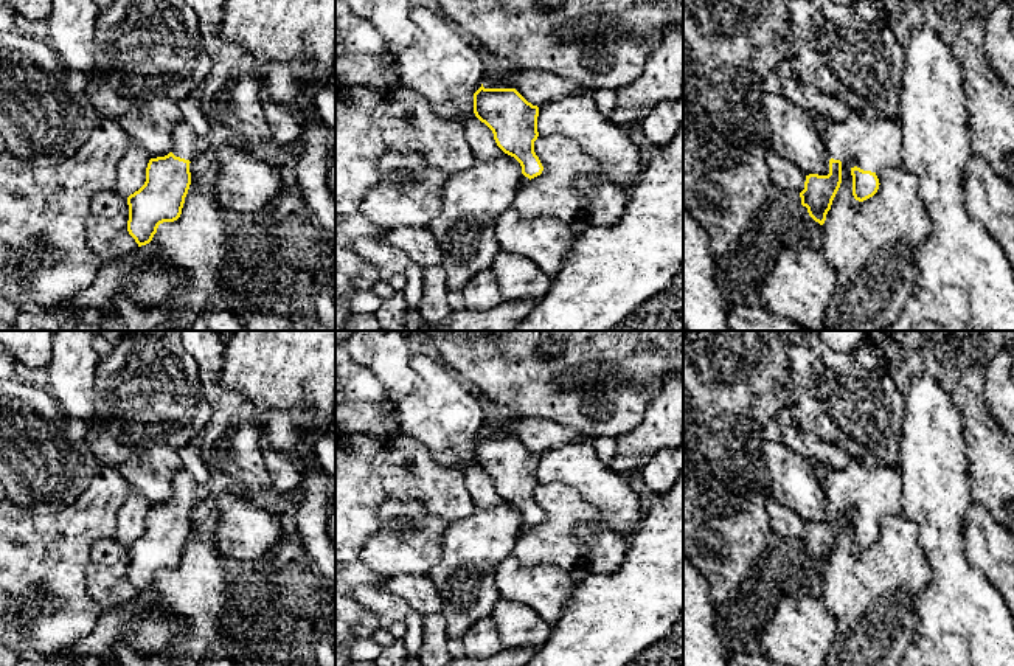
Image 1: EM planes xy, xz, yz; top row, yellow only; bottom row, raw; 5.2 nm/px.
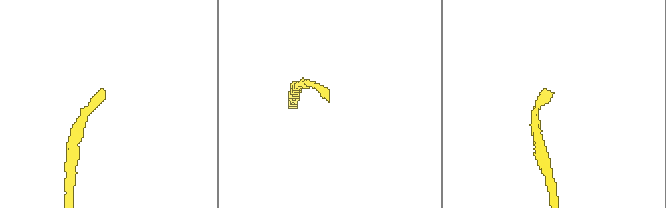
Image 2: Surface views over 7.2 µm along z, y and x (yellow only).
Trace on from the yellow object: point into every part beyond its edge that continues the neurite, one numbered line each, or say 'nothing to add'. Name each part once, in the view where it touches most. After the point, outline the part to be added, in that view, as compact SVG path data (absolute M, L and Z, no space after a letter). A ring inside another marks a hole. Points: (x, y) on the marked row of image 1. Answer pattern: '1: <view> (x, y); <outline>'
1: yz (871, 145); M851 112L821 135L831 158L848 158L863 171L879 172L902 165L901 113L896 118L868 120L860 112Z

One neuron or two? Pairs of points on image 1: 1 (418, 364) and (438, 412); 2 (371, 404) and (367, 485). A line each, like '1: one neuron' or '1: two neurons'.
1: one neuron
2: two neurons

